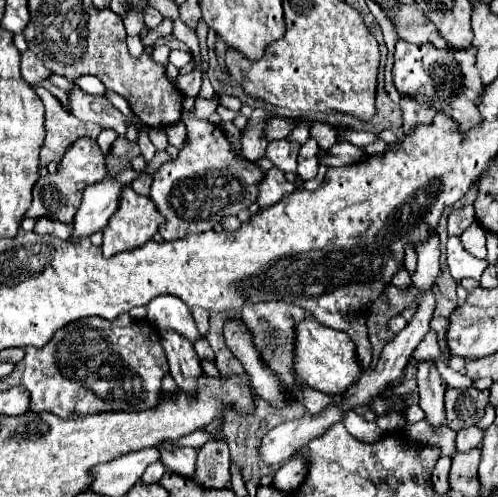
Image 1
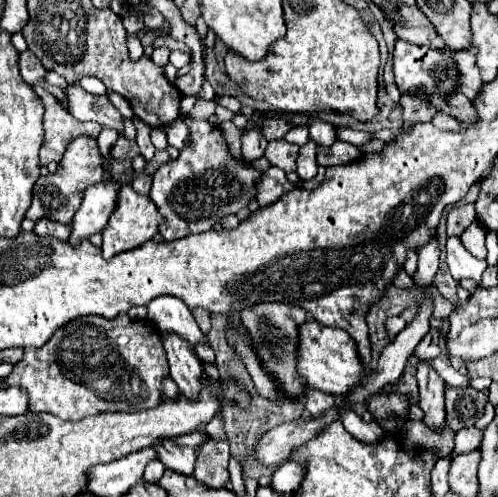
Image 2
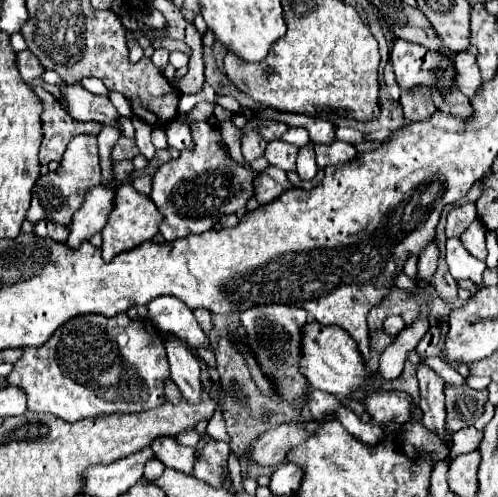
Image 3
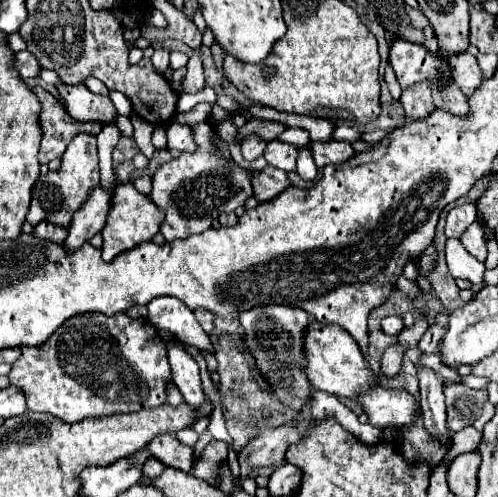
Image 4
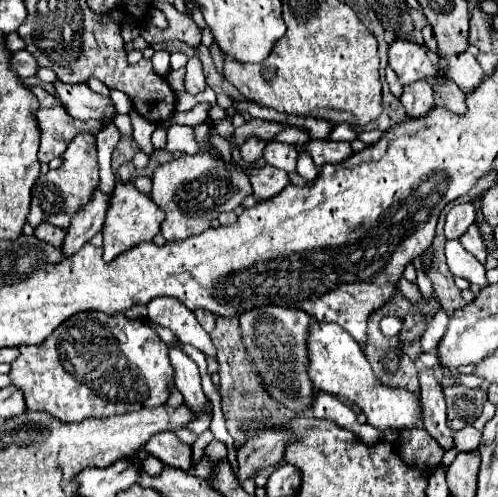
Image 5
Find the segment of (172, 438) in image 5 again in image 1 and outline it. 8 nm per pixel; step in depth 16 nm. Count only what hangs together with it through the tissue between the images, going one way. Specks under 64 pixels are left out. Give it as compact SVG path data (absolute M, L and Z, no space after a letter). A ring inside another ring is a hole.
M158 444L156 448L160 448L160 462L168 470L182 474L186 478L194 476L196 454L198 454L194 448L178 448L174 444Z

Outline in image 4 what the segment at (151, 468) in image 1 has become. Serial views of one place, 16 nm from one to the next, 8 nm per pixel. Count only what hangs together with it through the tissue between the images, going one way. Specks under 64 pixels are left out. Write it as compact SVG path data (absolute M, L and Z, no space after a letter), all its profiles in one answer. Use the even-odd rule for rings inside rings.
M152 456L152 458L146 460L146 464L144 464L142 470L144 470L144 474L148 474L150 478L152 478L152 476L160 476L160 472L164 470L164 464L160 464L160 460Z

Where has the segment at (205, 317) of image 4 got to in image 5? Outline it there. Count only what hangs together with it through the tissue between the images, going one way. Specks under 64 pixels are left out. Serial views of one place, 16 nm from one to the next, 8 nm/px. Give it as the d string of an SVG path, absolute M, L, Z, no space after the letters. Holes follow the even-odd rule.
M196 310L194 314L196 314L198 322L202 324L202 328L204 328L206 332L212 332L212 330L214 330L214 326L216 326L216 318L214 318L212 312L208 312L208 310Z

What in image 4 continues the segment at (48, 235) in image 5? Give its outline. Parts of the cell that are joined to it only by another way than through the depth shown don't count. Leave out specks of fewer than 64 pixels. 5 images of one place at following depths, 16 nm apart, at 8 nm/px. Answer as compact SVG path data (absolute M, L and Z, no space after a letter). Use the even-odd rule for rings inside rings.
M42 222L40 226L34 228L34 236L40 236L40 240L48 240L52 244L62 244L66 234L68 234L66 228L60 228L60 226L54 226L48 222Z

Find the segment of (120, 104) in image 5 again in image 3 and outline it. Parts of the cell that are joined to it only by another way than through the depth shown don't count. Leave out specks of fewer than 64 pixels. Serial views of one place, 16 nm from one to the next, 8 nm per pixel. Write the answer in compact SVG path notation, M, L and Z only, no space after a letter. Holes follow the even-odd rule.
M110 92L110 100L112 100L112 104L116 106L116 110L118 110L122 116L126 116L126 118L130 118L130 116L132 116L130 102L128 102L124 96L120 96L118 92Z

